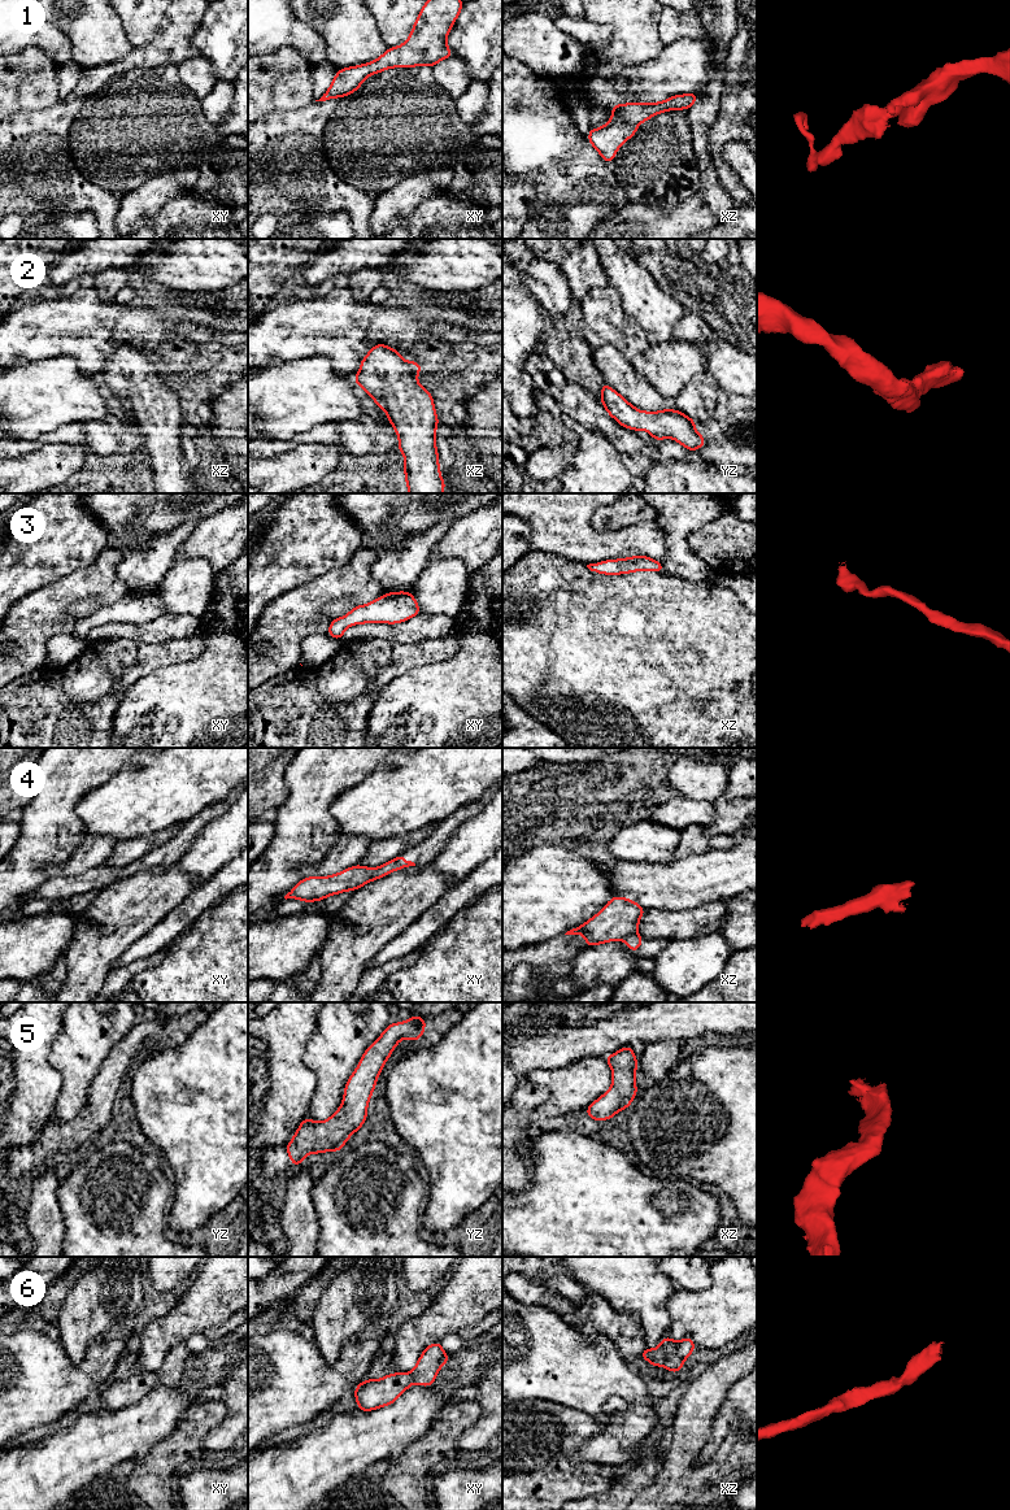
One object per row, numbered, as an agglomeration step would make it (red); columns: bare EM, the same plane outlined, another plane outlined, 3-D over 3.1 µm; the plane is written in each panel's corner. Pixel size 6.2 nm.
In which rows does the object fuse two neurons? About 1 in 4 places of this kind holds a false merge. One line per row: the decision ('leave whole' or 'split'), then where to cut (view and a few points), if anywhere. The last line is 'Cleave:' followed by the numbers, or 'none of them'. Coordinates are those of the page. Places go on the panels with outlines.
1: leave whole; no cut
2: leave whole; no cut
3: leave whole; no cut
4: split; cut in xz along (635, 931), (622, 940)
5: leave whole; no cut
6: leave whole; no cut
Cleave: 4

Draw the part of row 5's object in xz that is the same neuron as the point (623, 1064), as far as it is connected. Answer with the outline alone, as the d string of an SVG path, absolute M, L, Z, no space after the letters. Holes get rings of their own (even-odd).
M630 1045L604 1058L613 1071L611 1087L587 1109L587 1117L595 1120L606 1120L618 1111L628 1109L637 1095L635 1072L637 1059Z

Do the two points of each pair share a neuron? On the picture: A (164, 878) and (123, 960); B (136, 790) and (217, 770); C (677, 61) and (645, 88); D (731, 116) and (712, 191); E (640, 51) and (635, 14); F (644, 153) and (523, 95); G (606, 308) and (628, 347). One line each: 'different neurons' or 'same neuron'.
A: different neurons
B: same neuron
C: same neuron
D: different neurons
E: same neuron
F: different neurons
G: same neuron

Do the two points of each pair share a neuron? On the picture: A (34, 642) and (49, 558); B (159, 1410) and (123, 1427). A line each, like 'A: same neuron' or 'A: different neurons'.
A: different neurons
B: same neuron

